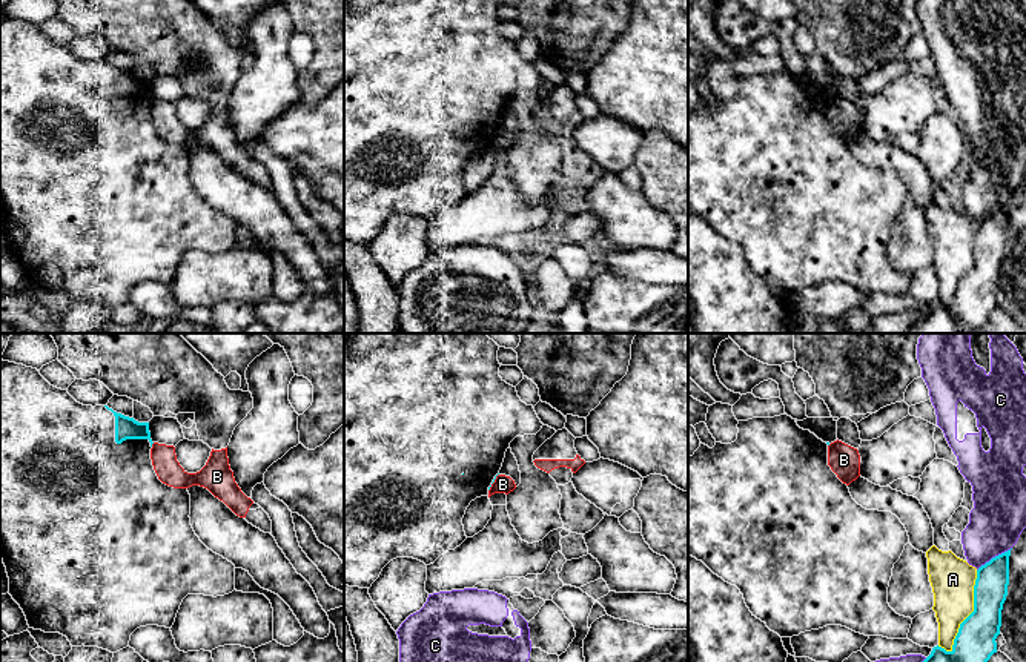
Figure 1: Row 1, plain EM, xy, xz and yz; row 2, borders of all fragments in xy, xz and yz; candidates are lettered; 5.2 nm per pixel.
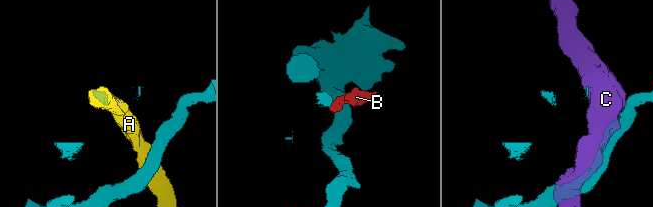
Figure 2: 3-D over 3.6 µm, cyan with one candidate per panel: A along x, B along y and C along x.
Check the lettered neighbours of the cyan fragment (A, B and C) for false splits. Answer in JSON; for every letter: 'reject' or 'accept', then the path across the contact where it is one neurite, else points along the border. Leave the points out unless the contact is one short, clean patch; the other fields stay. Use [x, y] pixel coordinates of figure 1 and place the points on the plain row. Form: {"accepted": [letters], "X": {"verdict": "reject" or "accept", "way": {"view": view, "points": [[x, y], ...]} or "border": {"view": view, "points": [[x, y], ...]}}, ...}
{"accepted": [], "A": {"verdict": "reject"}, "B": {"verdict": "reject", "border": {"view": "xy", "points": [[154, 99], [151, 102]]}}, "C": {"verdict": "reject"}}

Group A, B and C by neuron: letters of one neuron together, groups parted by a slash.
A / B / C

